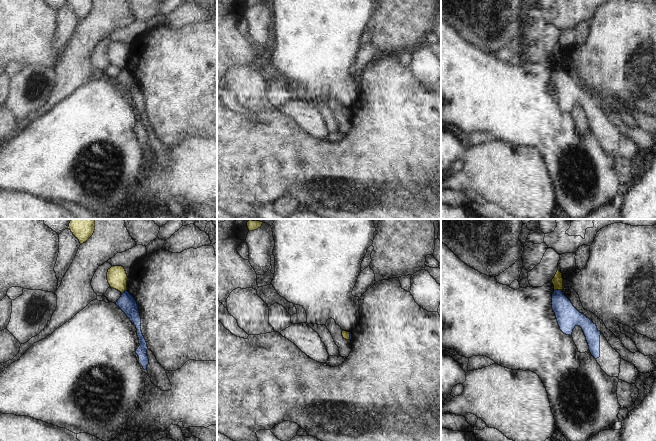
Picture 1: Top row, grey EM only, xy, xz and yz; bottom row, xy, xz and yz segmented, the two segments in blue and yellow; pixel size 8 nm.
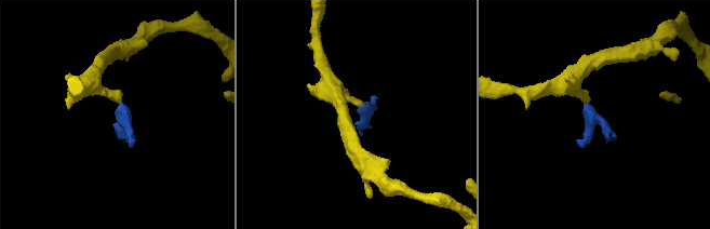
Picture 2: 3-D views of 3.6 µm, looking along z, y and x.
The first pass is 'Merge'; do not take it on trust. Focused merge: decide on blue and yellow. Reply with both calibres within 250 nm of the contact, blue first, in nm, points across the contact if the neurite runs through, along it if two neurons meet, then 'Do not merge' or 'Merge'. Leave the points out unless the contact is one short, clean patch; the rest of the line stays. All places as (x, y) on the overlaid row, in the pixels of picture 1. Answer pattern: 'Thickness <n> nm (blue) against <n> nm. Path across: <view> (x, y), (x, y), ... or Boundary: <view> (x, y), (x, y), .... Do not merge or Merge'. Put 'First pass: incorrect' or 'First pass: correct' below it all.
Thickness 180 nm (blue) against 90 nm. Boundary: yz (554, 289), (561, 290). Do not merge
First pass: incorrect

